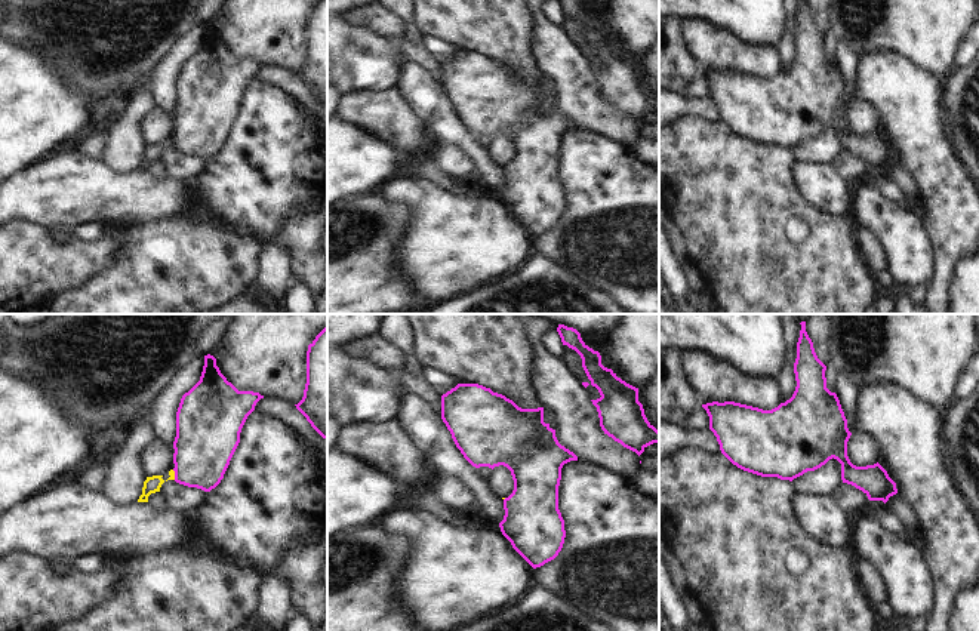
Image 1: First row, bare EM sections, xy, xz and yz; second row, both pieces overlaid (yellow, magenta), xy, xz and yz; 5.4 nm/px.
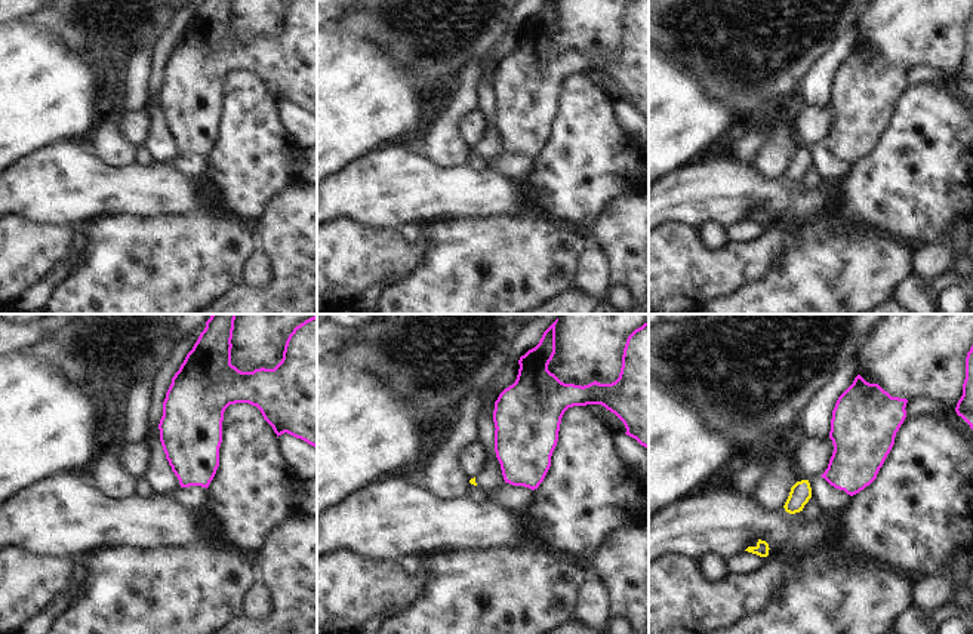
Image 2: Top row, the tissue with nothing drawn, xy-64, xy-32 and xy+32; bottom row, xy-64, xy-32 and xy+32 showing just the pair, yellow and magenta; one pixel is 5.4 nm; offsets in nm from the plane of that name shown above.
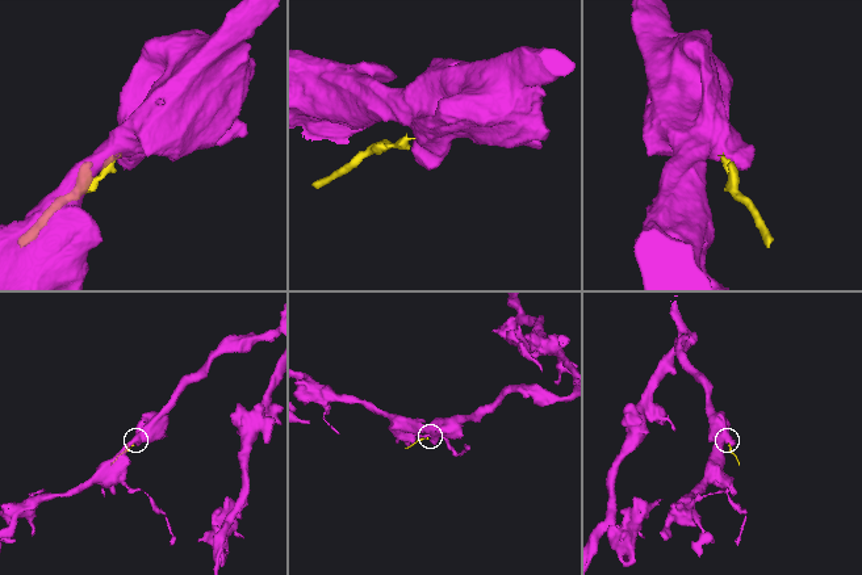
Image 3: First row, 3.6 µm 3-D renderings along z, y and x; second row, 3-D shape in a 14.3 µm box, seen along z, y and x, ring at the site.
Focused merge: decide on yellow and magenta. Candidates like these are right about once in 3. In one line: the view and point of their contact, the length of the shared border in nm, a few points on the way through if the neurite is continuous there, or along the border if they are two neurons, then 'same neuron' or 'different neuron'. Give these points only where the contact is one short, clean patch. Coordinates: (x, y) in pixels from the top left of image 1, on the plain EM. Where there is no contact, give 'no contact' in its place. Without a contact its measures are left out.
contact xy (174, 142); length 60 nm; border xy (172, 138), (175, 147); different neuron

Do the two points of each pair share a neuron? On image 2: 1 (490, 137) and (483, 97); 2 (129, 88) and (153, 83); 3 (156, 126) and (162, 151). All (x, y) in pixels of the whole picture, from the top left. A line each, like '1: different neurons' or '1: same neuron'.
1: same neuron
2: different neurons
3: same neuron

